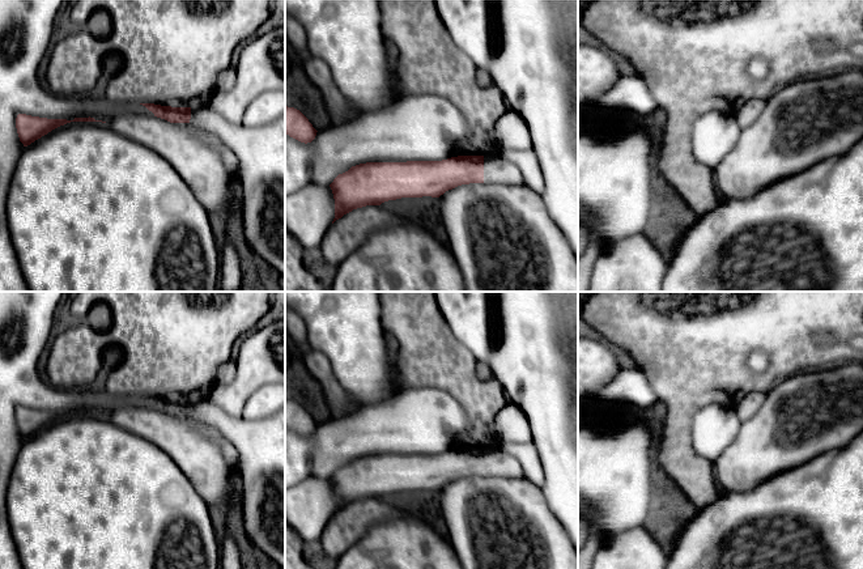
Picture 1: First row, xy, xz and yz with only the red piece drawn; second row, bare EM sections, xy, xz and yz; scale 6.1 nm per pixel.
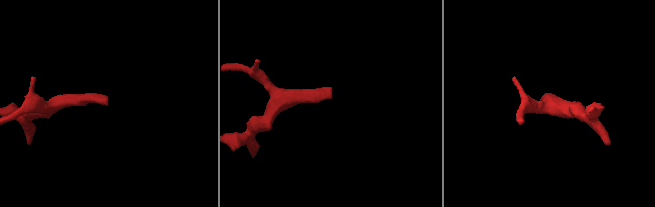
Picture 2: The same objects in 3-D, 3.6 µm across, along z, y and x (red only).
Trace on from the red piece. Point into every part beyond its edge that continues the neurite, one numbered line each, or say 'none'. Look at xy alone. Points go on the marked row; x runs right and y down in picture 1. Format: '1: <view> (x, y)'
1: xy (260, 151)

